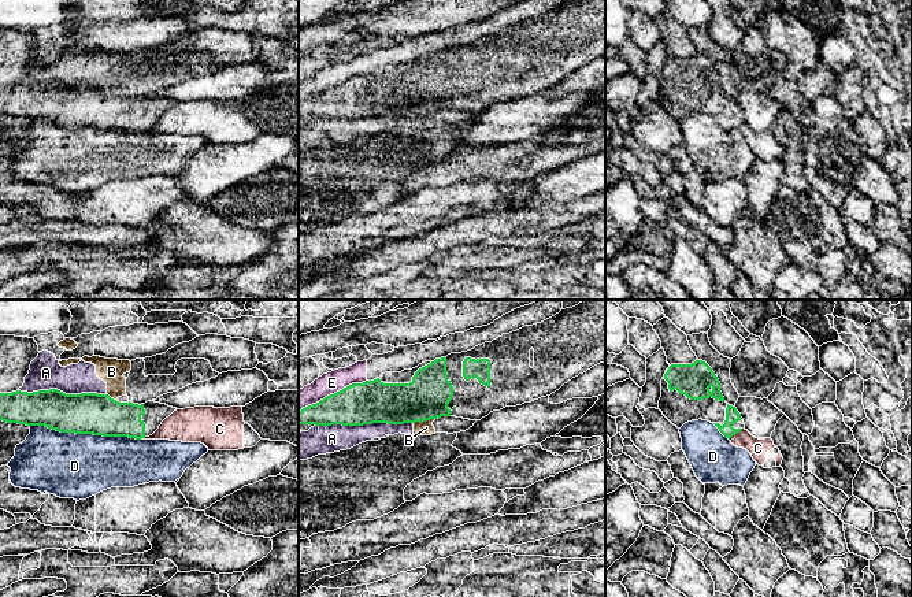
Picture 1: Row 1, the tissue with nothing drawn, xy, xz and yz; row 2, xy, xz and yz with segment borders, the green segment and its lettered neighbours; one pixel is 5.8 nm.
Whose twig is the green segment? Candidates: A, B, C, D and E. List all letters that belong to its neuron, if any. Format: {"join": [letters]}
{"join": []}

